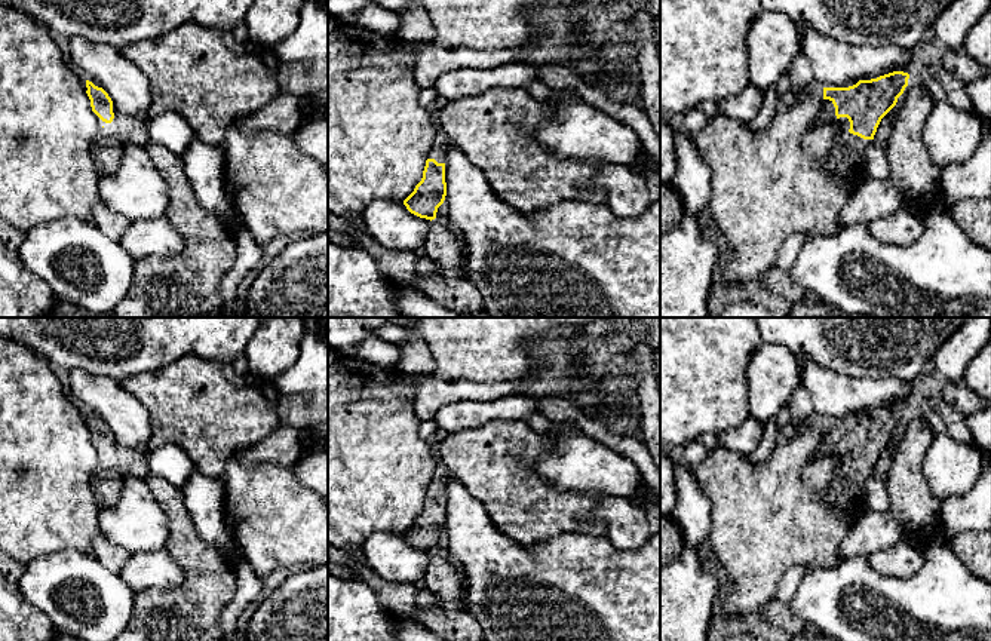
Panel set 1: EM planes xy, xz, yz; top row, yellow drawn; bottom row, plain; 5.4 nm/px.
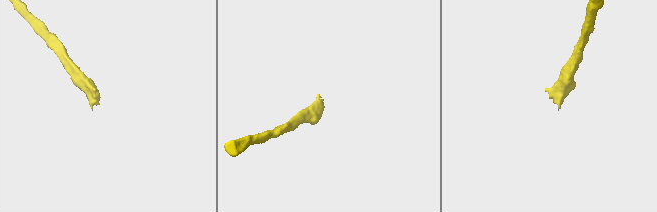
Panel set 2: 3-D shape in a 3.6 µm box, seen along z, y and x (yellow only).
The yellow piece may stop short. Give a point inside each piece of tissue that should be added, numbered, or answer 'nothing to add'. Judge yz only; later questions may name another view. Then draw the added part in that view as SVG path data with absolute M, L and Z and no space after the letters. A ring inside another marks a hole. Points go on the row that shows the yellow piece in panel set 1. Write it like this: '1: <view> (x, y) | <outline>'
1: yz (828, 116) | M825 99L825 108L822 116L819 117L819 123L832 123L837 119L835 116L835 107L832 101Z

